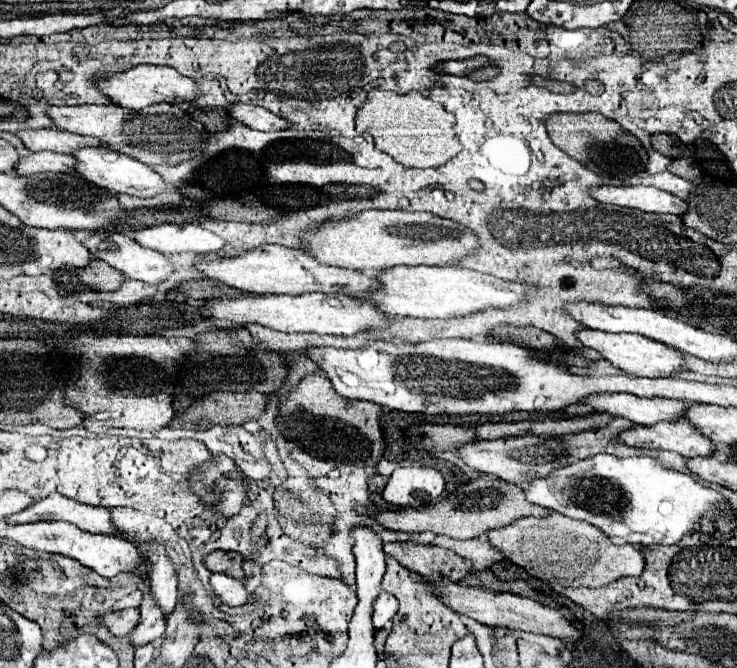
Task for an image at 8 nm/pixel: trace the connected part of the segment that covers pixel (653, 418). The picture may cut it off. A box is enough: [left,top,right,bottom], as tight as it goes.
[583,394,691,424]

